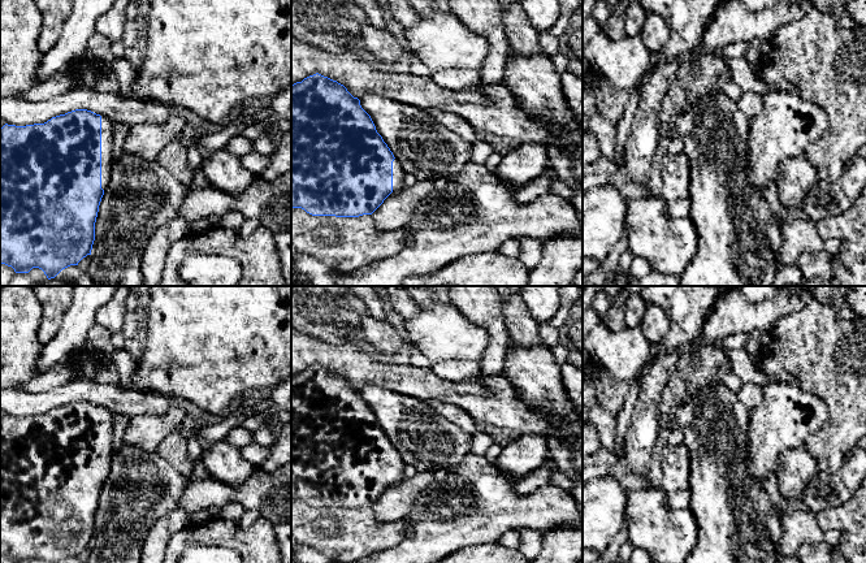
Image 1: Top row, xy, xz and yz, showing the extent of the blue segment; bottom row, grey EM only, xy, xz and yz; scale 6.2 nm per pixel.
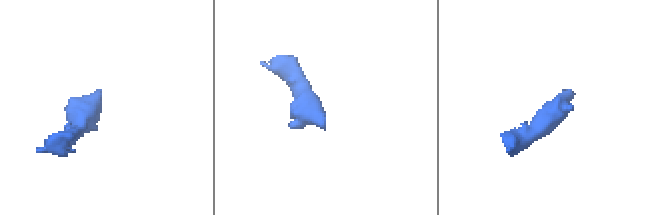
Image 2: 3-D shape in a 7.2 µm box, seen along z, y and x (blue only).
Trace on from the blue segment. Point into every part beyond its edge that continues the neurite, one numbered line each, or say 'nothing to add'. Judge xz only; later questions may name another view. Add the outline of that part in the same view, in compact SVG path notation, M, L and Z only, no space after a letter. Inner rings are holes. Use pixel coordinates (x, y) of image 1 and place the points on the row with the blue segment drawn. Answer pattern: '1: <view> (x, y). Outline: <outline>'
1: xz (398, 173). Outline: M394 159L393 161L393 191L400 190L403 186L403 178L406 172L403 170L400 163Z

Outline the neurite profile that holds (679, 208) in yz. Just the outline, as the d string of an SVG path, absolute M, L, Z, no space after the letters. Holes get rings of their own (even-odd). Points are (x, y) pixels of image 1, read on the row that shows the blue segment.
M689 198L666 203L666 212L672 220L688 217L689 209L690 209Z

